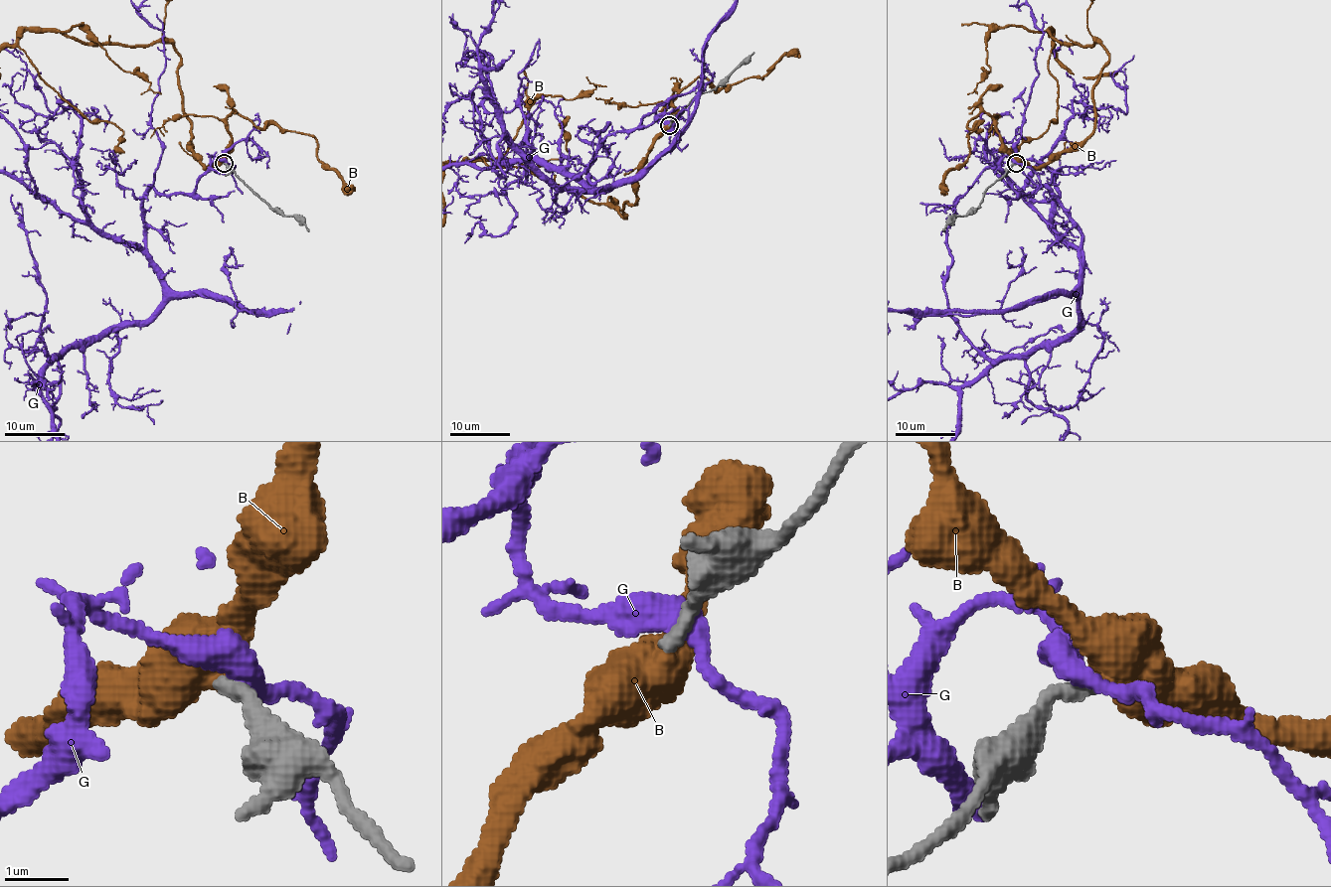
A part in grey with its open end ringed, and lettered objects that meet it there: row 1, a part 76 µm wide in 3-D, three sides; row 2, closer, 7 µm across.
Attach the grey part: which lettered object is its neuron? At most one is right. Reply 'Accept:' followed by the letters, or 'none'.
Accept: B

